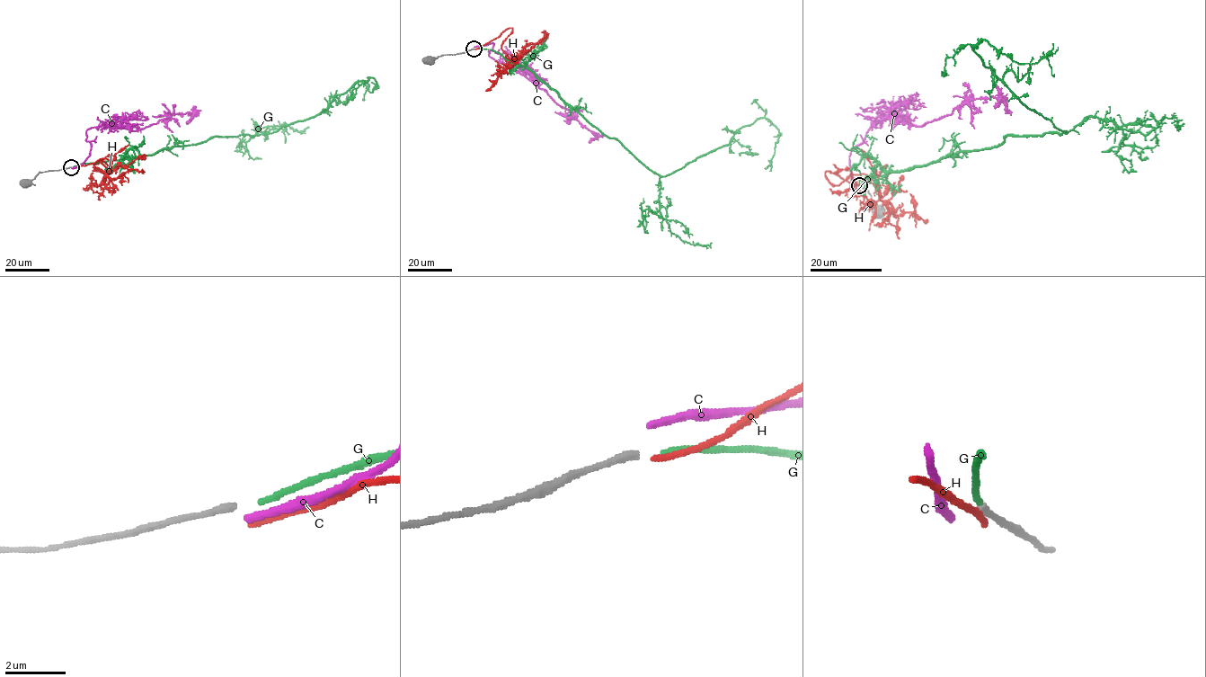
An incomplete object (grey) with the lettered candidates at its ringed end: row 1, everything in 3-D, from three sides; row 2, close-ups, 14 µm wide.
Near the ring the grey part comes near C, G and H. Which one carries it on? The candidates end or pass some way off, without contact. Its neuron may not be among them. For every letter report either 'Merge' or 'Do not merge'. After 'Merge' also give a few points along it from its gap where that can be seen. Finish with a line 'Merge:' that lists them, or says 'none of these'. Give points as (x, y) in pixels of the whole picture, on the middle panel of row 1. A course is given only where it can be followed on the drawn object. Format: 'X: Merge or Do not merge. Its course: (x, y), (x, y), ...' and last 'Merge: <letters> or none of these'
C: Do not merge
G: Merge. Its course: (475, 48), (491, 48), (527, 67), (661, 175), (727, 145), (740, 129), (766, 118), (779, 133), (765, 169)
H: Do not merge
Merge: G

